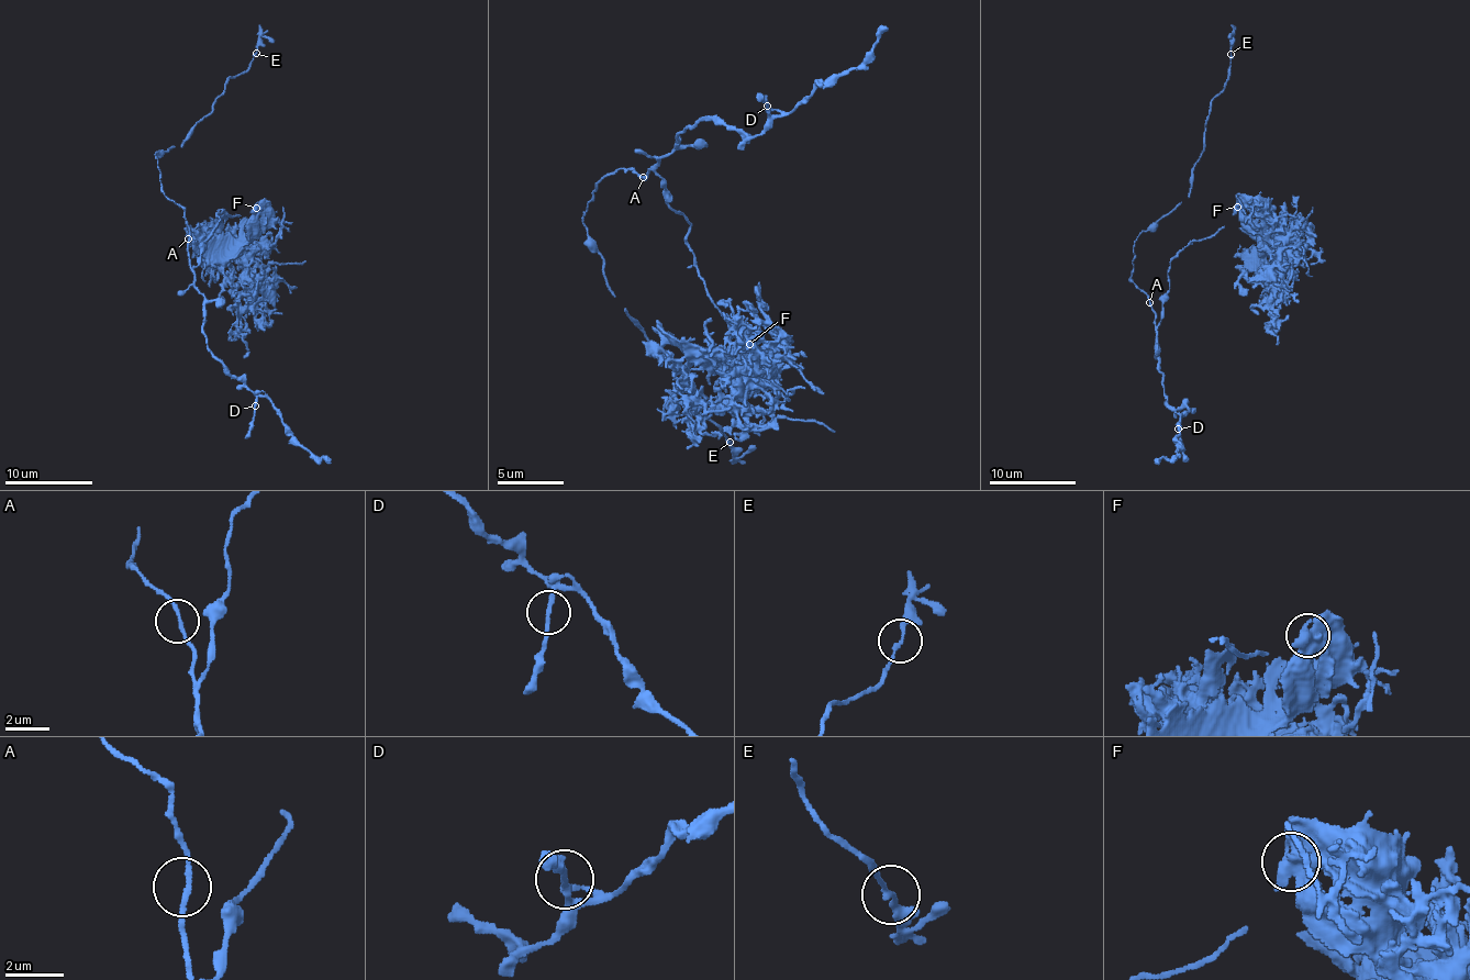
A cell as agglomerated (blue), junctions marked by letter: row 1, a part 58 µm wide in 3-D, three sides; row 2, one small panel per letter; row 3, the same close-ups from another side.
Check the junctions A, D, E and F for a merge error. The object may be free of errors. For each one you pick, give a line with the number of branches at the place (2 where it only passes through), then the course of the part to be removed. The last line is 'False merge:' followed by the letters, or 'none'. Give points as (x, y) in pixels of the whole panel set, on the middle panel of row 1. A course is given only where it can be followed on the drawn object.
F: 2 | (748, 343), (750, 364), (741, 369), (747, 366), (752, 341), (736, 327), (746, 303), (754, 310), (750, 304)
False merge: F

